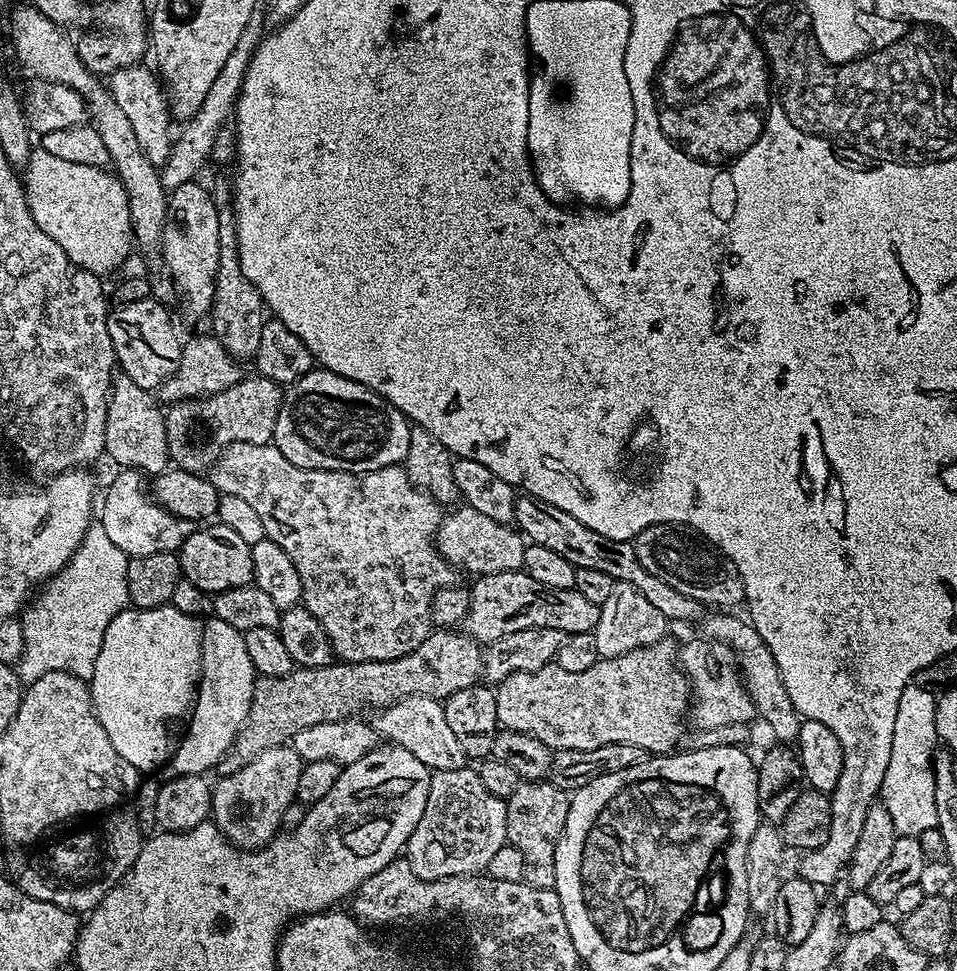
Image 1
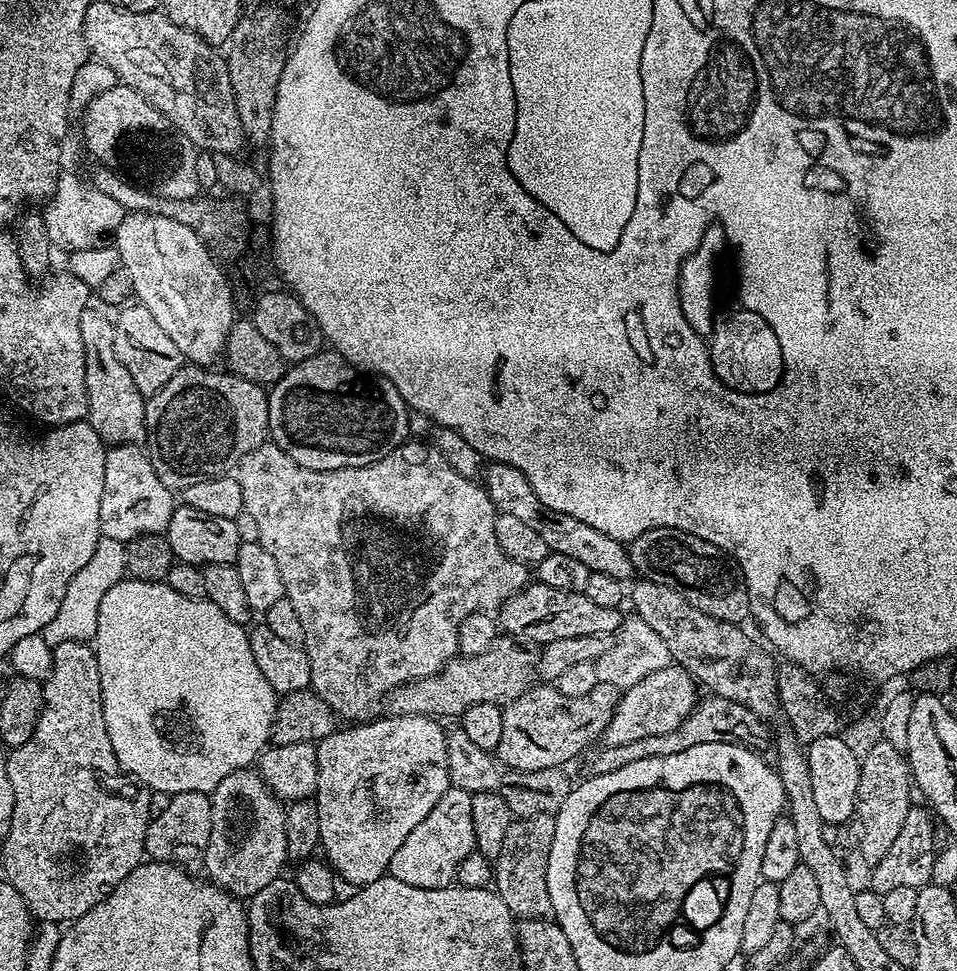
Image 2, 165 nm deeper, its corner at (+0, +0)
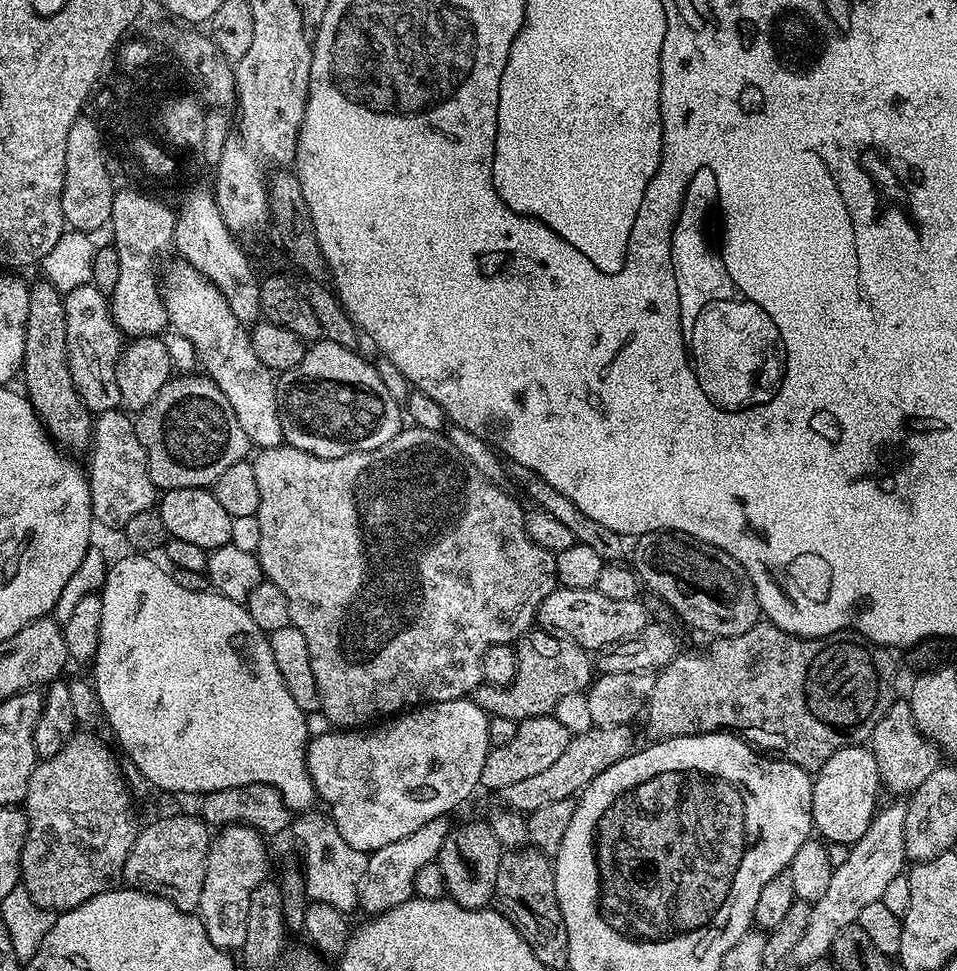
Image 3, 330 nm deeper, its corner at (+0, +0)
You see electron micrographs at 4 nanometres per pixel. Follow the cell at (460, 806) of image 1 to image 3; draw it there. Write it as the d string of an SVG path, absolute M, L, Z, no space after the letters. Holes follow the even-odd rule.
M443 816L434 818L426 822L426 826L414 830L414 834L406 834L406 838L398 838L398 842L390 842L390 846L382 846L382 850L371 853L360 884L359 907L365 908L368 914L379 914L413 899L414 878L422 866L439 857L450 831L448 822Z

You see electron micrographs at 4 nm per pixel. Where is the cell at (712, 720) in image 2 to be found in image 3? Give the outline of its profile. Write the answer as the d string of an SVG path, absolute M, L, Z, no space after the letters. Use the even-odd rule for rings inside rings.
M761 622L750 626L750 630L746 630L746 634L721 636L713 639L711 643L712 645L705 652L685 651L676 656L672 664L666 665L665 668L655 673L652 699L646 705L649 736L647 739L649 741L669 740L679 736L697 736L707 732L731 732L739 736L745 744L752 745L753 749L759 750L761 753L771 754L781 760L789 760L791 764L797 764L800 768L806 769L809 774L815 774L838 750L854 748L871 741L874 726L878 726L882 714L886 714L886 710L898 696L896 693L896 664L892 661L893 653L884 645L867 640L859 632L835 632L832 636L795 636L770 622Z

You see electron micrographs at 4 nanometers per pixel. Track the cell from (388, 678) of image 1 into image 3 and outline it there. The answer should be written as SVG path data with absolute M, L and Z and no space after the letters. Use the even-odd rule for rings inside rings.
M529 630L516 641L514 647L516 650L514 682L506 688L481 683L474 693L476 704L483 712L487 712L489 717L510 718L519 722L539 716L553 715L558 702L562 702L562 698L566 698L566 694L584 692L594 680L593 657L585 649L579 648L573 640L564 640L561 636L554 636L543 630Z

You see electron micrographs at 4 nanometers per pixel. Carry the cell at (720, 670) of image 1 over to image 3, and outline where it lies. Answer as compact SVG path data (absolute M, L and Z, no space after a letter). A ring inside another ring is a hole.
M629 725L614 726L613 728L597 728L593 726L588 732L579 732L568 741L566 750L546 770L526 778L523 782L514 782L502 789L504 796L503 807L513 812L527 814L534 810L542 810L542 806L550 806L550 802L558 802L575 797L588 787L588 783L602 770L614 766L622 758L634 751L632 731Z

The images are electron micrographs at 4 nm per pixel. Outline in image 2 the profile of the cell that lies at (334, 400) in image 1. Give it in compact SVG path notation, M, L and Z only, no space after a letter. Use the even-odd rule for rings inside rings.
M322 350L318 354L306 358L301 364L291 365L285 371L282 379L277 384L271 385L268 392L268 431L271 443L278 445L286 454L290 454L290 458L294 458L294 462L298 462L298 466L306 466L310 470L338 470L339 468L366 466L378 462L378 458L386 458L386 454L393 452L399 444L405 443L410 436L408 430L409 411L410 409L405 404L402 394L398 394L398 390L394 386L394 382L390 382L390 378L377 376L357 368L356 365L350 363L345 356L341 356L335 350Z

